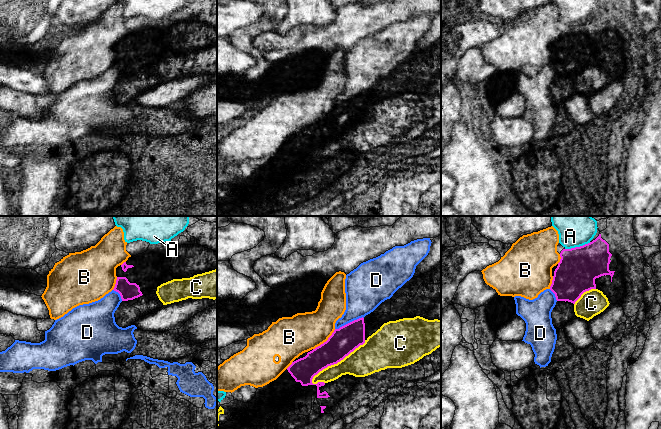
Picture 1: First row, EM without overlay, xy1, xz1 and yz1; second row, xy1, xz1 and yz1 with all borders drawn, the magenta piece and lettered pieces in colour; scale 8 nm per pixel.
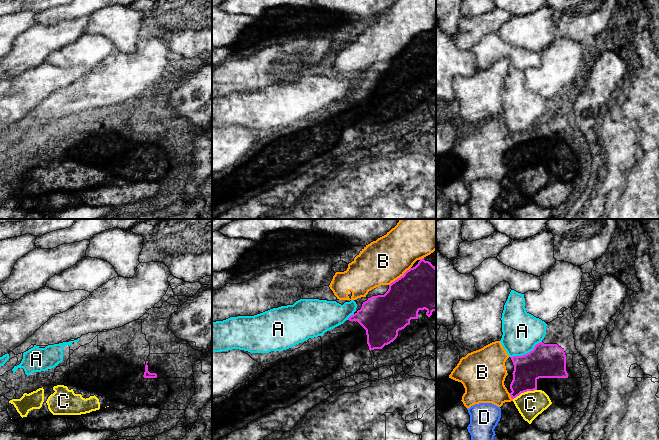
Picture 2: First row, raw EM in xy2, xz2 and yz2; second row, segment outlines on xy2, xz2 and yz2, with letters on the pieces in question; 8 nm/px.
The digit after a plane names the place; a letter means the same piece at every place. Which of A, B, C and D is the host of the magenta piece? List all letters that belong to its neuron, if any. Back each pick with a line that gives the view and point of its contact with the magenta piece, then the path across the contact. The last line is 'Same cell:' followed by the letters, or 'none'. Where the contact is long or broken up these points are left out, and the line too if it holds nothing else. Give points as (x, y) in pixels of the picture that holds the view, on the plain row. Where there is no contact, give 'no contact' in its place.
Same cell: none

